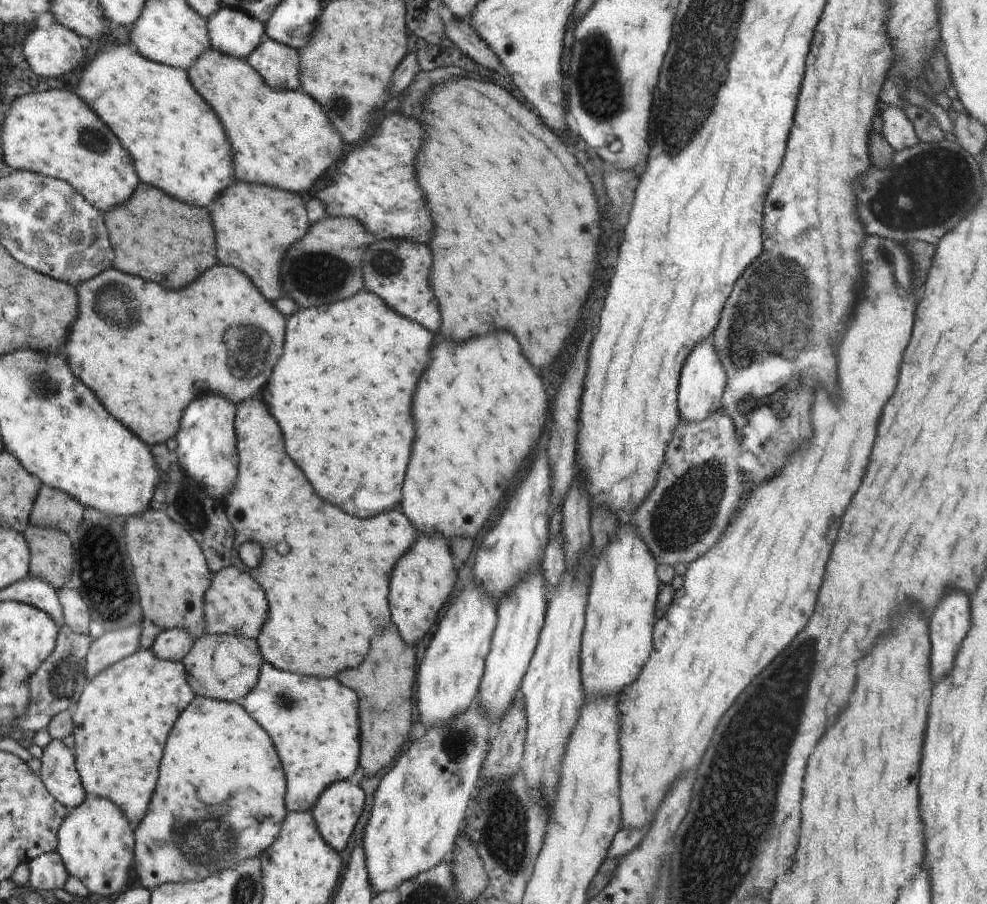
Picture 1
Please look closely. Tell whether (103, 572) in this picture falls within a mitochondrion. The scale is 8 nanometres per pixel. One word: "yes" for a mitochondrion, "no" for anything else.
yes

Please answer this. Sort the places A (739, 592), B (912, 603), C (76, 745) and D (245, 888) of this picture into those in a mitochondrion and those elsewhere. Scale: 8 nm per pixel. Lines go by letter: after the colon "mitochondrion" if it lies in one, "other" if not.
A: other
B: other
C: other
D: mitochondrion

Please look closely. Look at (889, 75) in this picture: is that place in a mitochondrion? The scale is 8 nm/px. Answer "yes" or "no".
no

